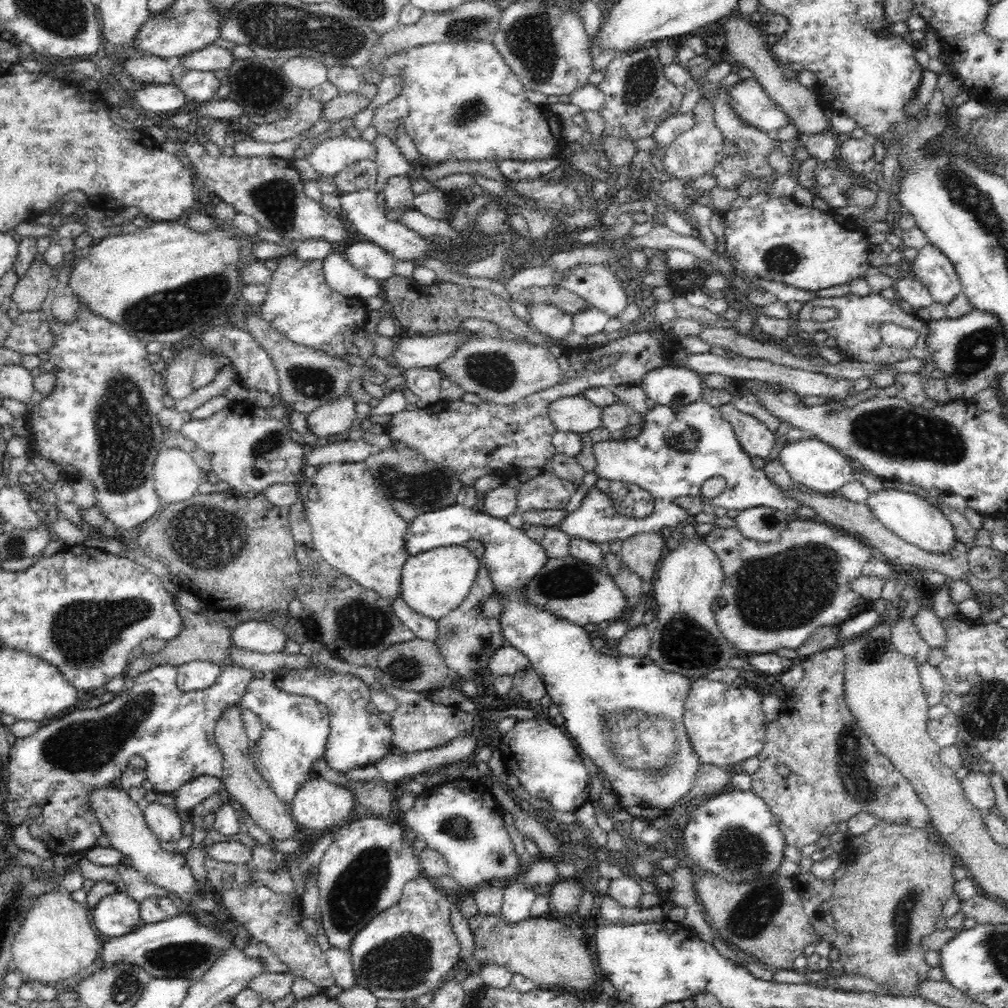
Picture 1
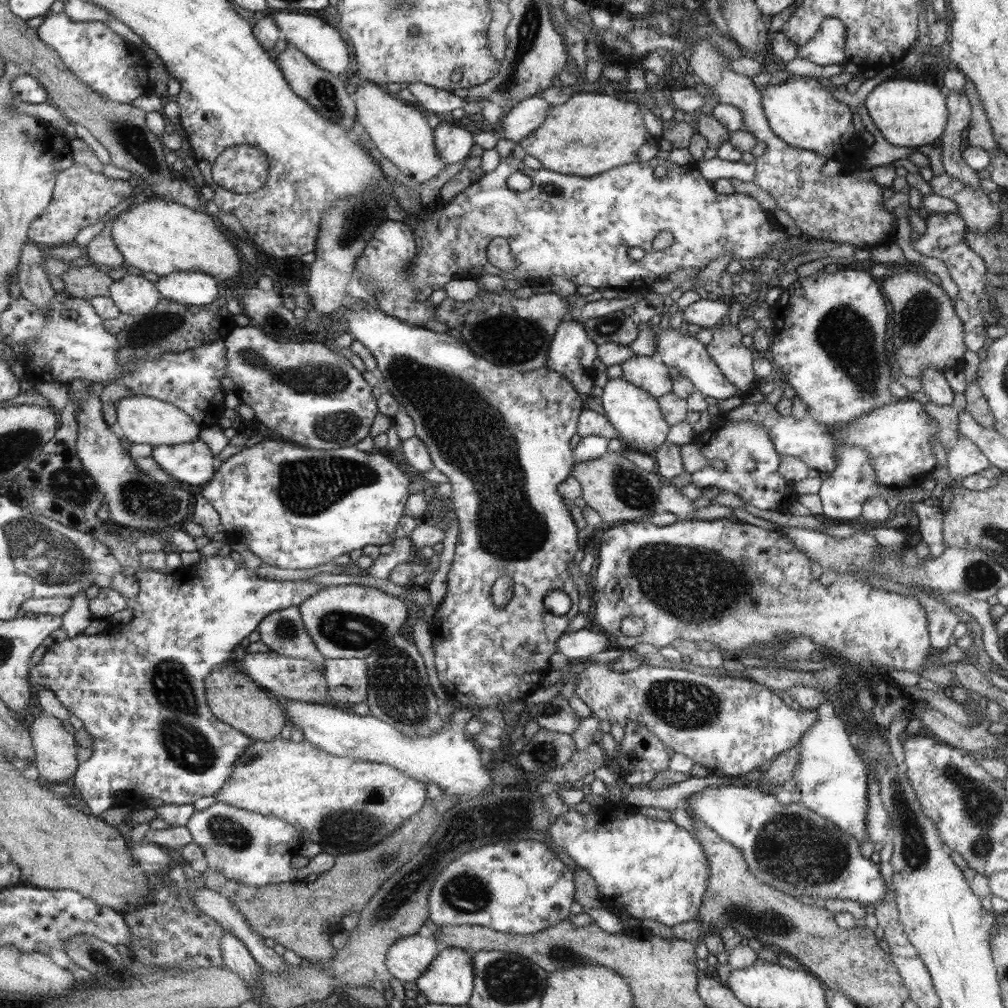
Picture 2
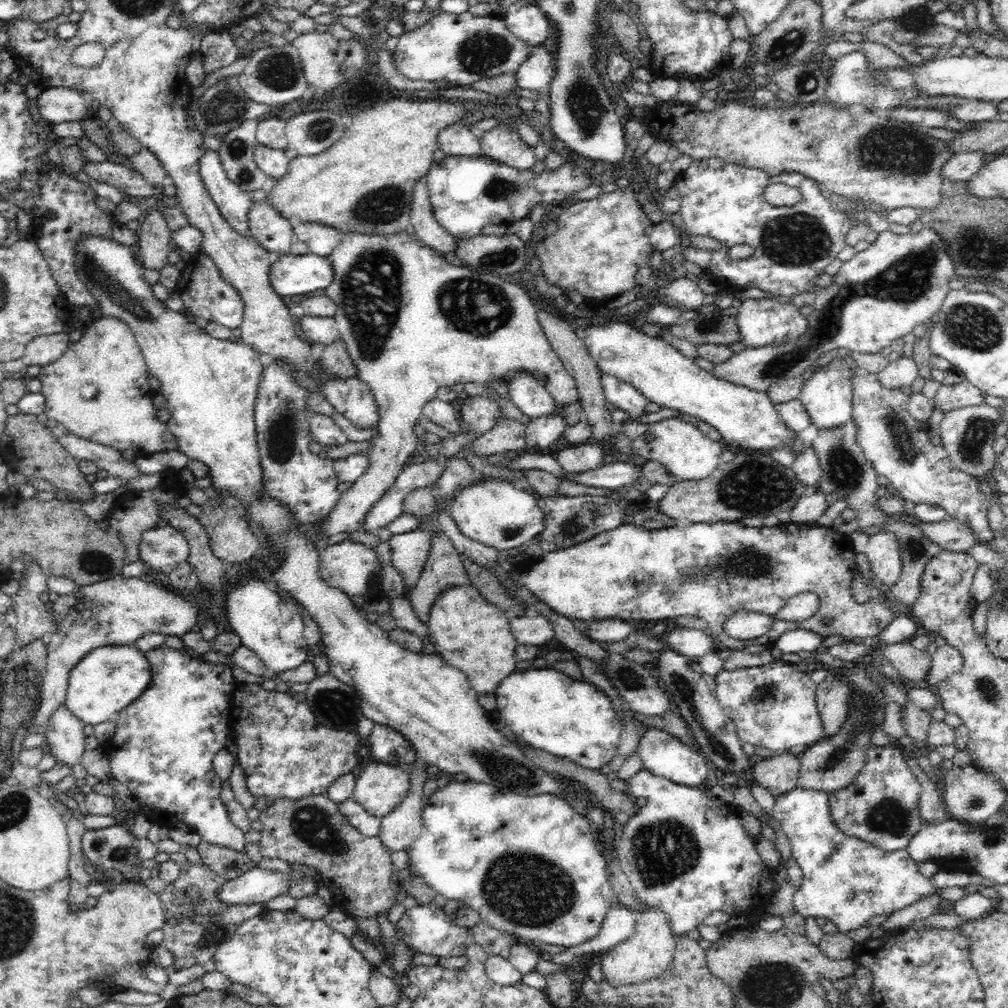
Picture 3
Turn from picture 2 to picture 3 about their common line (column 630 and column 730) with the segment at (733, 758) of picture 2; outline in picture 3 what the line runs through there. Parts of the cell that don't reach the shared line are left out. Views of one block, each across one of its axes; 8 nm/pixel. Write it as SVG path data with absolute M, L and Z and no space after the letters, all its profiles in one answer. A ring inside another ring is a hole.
M776 659L764 666L720 669L715 679L715 697L724 714L733 720L733 726L743 742L778 754L798 744L808 747L822 740L823 719L815 699L817 685L808 673L798 671L794 664Z

